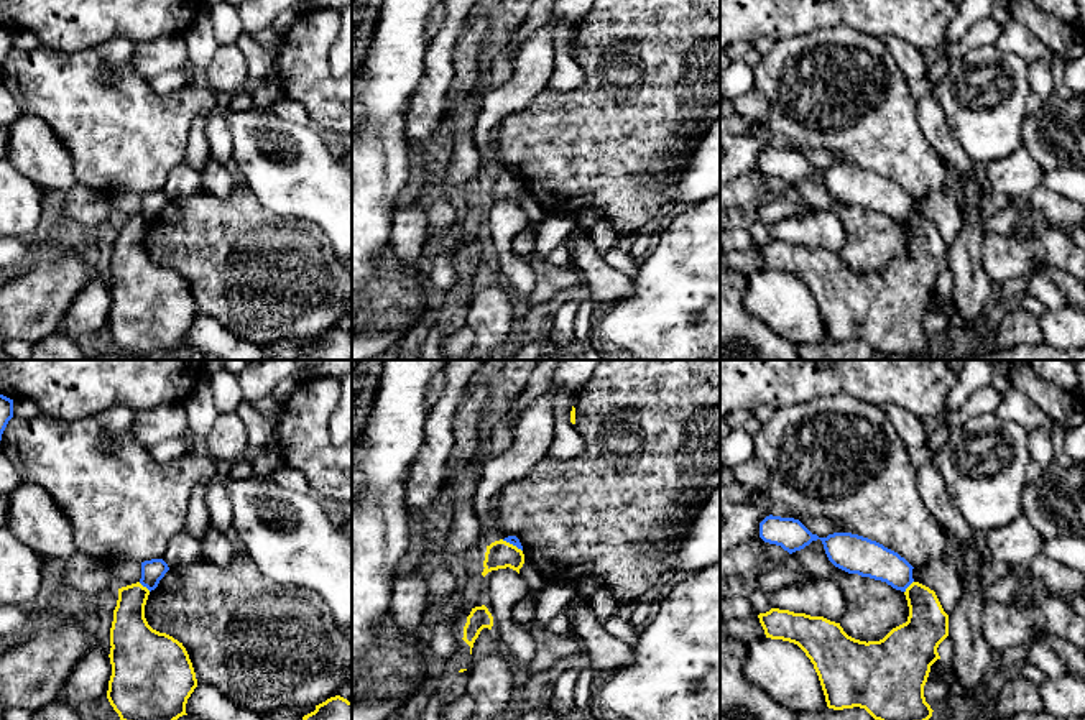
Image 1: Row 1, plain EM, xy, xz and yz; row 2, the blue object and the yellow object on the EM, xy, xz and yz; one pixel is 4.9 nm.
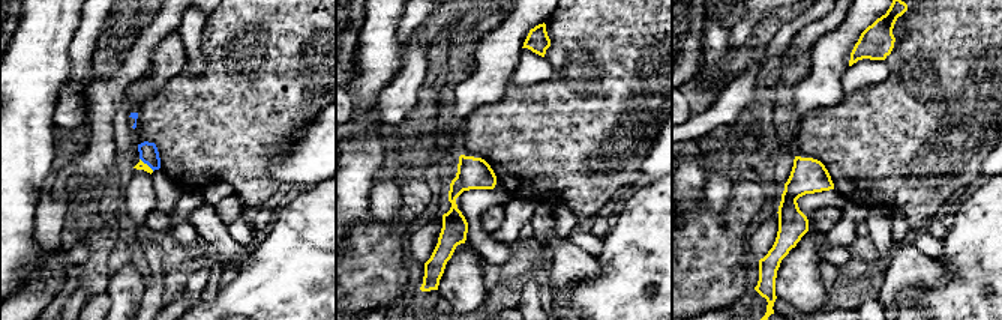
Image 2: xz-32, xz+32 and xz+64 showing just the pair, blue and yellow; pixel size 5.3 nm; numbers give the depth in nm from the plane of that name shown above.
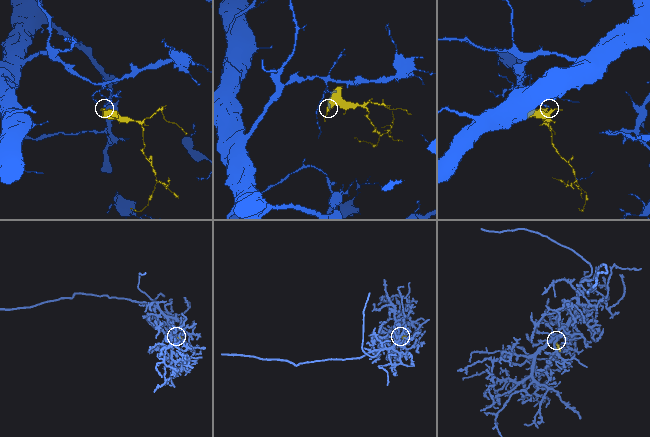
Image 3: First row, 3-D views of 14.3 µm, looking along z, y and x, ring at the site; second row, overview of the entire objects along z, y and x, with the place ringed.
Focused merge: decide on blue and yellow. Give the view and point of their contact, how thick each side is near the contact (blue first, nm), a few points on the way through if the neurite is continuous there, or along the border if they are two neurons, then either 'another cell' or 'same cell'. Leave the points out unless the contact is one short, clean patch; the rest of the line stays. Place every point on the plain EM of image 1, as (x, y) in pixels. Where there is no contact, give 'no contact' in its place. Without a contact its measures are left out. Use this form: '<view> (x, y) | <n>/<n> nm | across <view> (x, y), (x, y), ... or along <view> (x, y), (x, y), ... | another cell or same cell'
xy (145, 217) | 110/200 nm | along xy (138, 214), (150, 222) | another cell

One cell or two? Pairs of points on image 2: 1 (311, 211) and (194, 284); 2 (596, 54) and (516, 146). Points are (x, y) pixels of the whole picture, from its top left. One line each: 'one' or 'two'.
1: two
2: one

